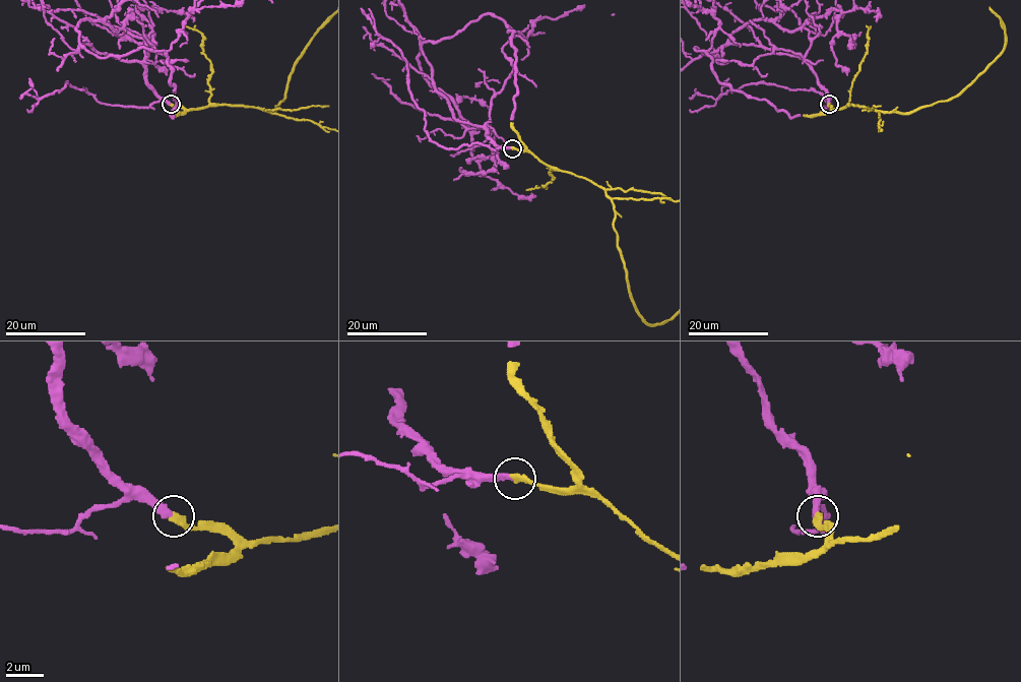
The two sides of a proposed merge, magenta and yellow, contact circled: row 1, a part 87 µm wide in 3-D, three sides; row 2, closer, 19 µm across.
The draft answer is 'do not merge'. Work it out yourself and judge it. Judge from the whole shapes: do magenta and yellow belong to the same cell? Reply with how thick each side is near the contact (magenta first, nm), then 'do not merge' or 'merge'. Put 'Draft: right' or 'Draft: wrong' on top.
Draft: wrong
360/360 nm | merge

